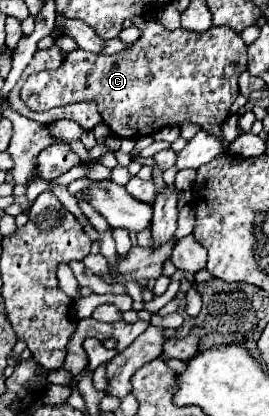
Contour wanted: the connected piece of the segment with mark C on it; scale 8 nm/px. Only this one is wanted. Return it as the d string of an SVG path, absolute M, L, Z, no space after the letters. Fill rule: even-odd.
M134 16L132 22L137 28L141 28L143 34L141 40L133 42L131 48L111 56L93 56L91 52L77 48L65 56L65 64L61 64L61 68L29 76L21 88L21 100L37 112L81 100L93 100L103 122L119 138L143 138L167 124L181 124L183 120L199 124L205 132L217 132L221 136L221 124L227 120L229 108L239 94L237 78L241 72L247 70L247 46L241 36L231 32L231 28L227 26L211 26L201 34L183 28L169 32L159 22L146 21L142 16Z

